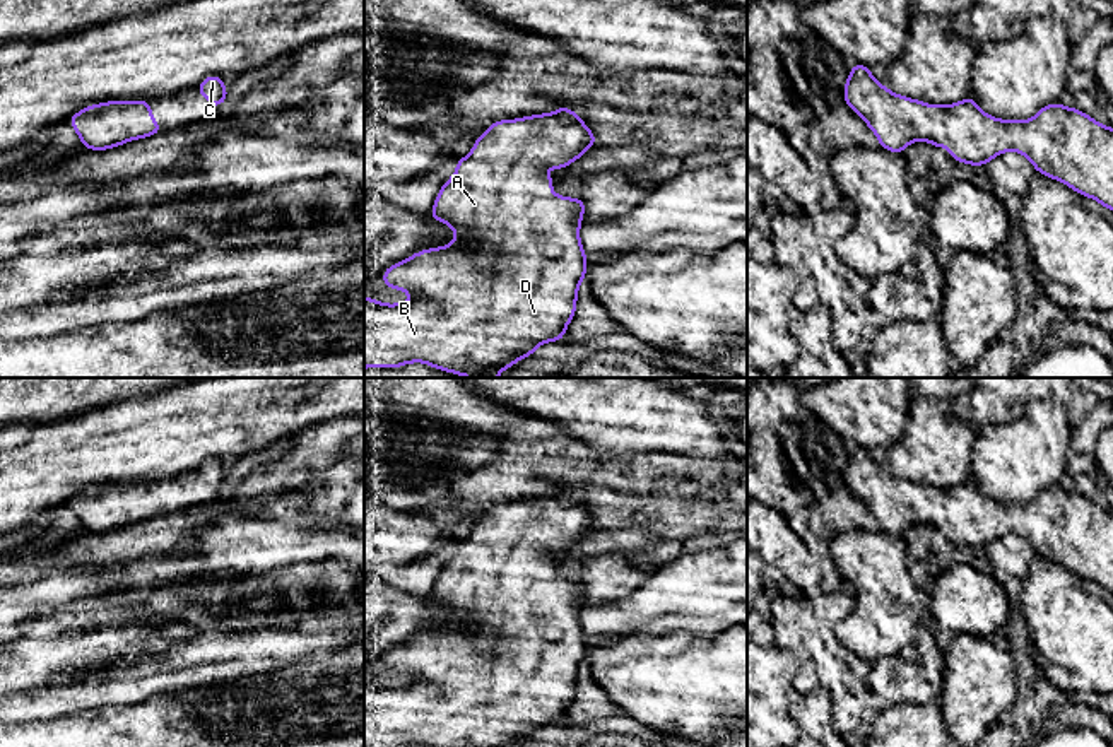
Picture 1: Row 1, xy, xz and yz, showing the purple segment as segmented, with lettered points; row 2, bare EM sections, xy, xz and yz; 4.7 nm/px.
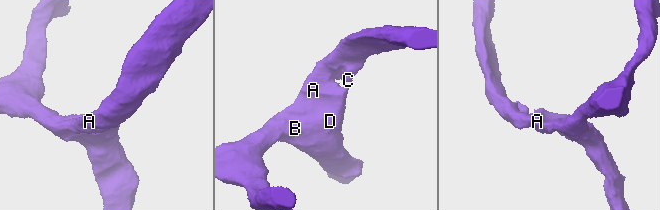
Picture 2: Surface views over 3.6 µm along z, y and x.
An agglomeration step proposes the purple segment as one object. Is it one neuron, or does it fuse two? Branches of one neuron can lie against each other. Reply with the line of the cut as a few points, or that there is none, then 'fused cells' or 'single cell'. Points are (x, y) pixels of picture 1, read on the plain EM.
no cut; single cell

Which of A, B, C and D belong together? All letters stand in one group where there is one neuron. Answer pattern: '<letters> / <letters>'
A B C D

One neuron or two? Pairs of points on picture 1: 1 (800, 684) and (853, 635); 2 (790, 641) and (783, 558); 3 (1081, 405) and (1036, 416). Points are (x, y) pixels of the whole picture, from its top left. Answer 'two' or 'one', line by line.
1: two
2: two
3: two

